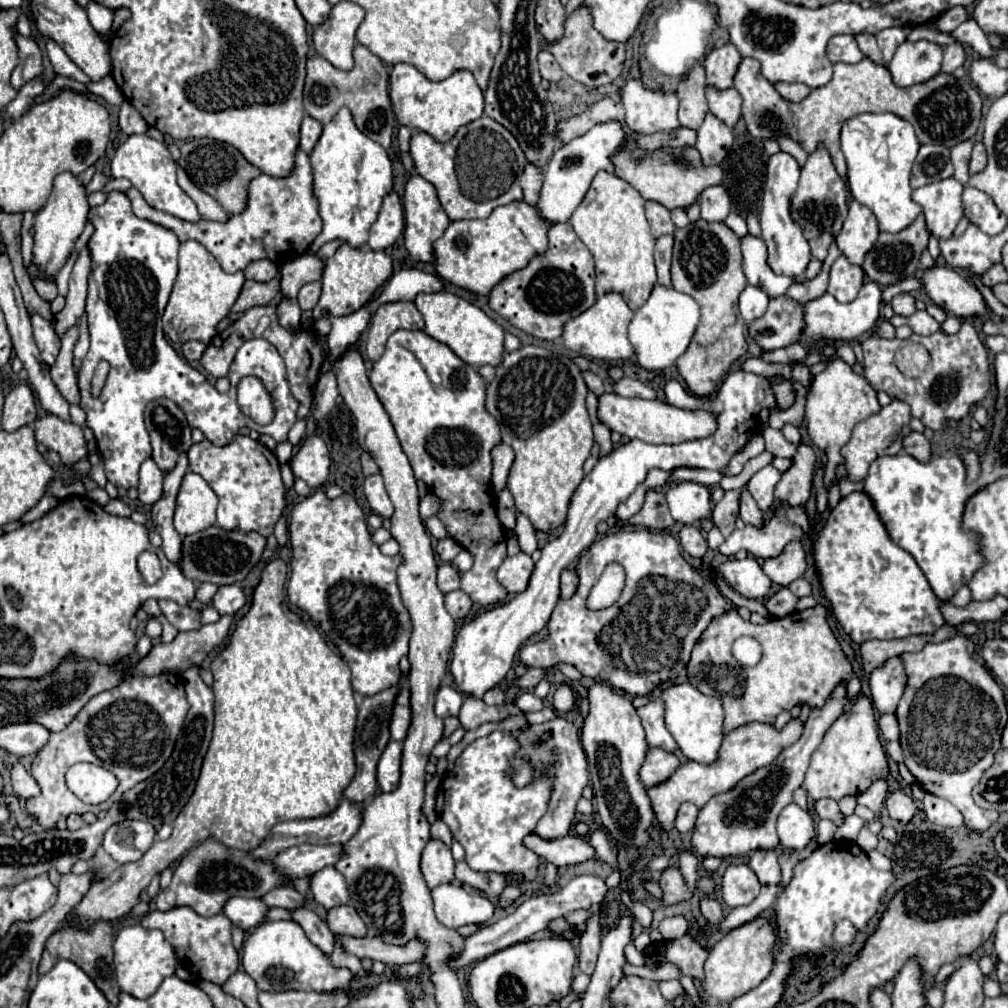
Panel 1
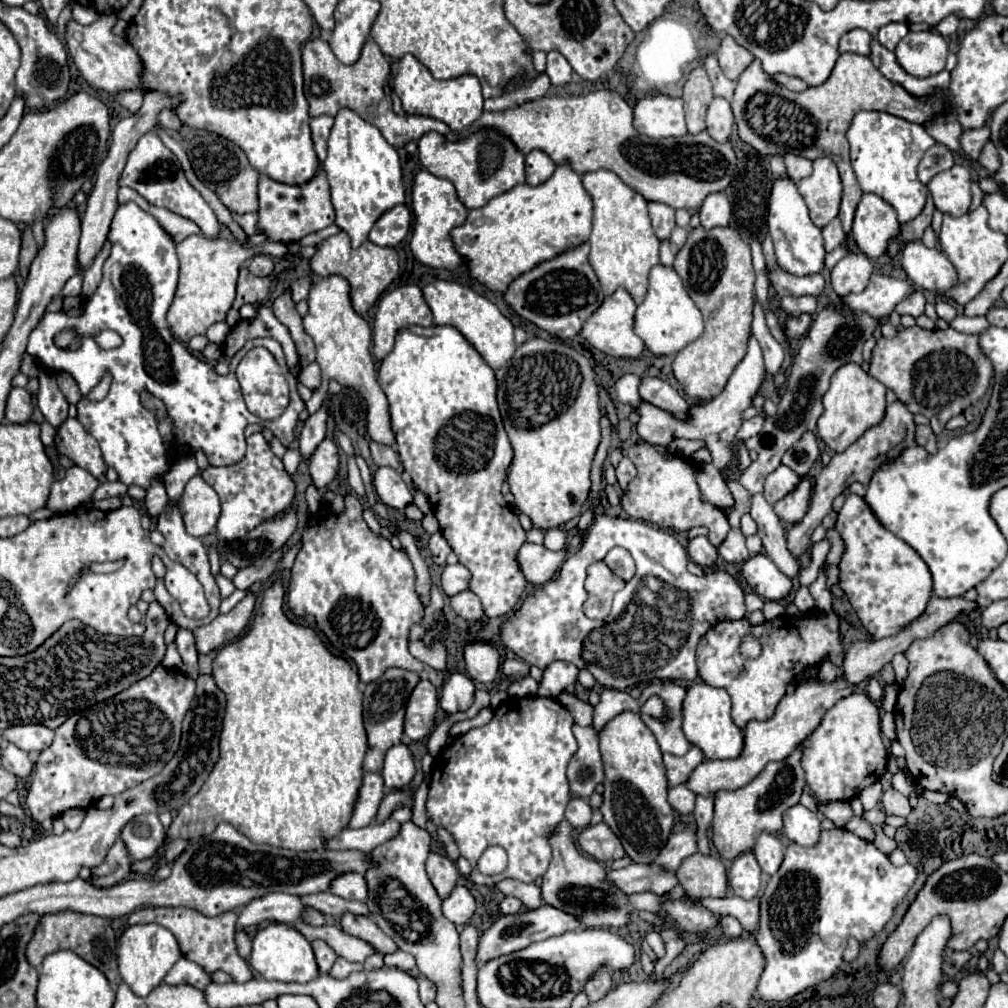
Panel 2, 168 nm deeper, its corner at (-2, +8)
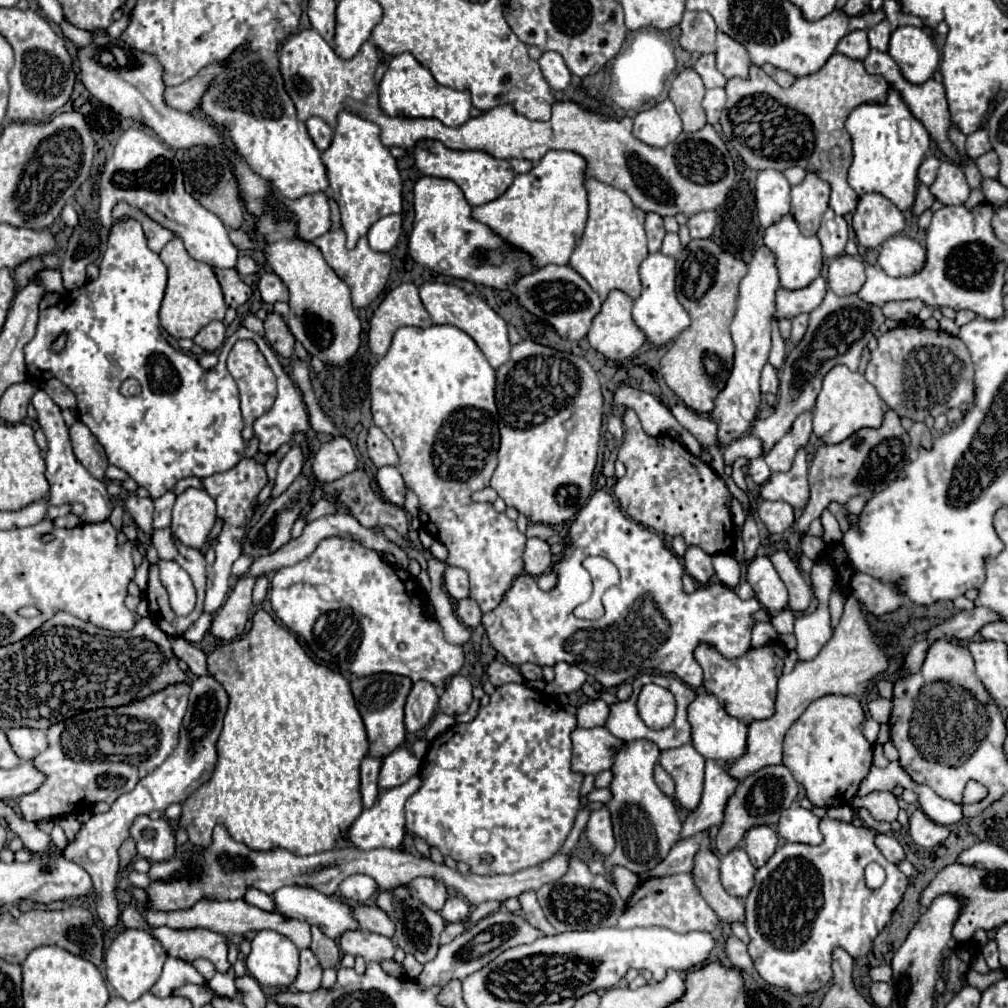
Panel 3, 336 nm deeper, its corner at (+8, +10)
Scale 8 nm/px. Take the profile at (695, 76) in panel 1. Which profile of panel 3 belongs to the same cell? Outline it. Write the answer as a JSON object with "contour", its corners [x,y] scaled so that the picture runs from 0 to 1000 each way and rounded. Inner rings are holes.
{"contour":[[[680,67],[666,81],[664,99],[668,99],[672,113],[678,119],[680,131],[691,131],[701,123],[701,115],[695,105],[697,95],[699,95],[697,79],[693,77],[693,73],[688,67]]]}

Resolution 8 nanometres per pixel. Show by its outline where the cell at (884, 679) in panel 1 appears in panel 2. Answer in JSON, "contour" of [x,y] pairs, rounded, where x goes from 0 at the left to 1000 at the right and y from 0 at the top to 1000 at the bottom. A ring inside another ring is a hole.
{"contour":[[[878,679],[878,687],[876,687],[876,694],[874,694],[878,706],[886,706],[890,688],[892,688],[892,679]]]}

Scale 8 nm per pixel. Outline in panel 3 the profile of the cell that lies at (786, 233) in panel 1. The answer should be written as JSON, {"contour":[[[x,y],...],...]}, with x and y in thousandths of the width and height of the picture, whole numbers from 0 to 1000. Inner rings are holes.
{"contour":[[[779,214],[775,220],[759,228],[759,244],[767,248],[771,254],[771,268],[775,274],[775,284],[779,288],[795,288],[814,272],[816,266],[814,240],[811,238],[811,234],[797,234],[787,214]]]}

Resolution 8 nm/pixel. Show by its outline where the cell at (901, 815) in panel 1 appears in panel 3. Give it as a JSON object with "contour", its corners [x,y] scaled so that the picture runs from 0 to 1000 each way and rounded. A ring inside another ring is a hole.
{"contour":[[[864,786],[860,790],[848,790],[844,794],[844,800],[858,802],[868,813],[878,813],[878,815],[886,815],[892,806],[890,792],[884,786]]]}

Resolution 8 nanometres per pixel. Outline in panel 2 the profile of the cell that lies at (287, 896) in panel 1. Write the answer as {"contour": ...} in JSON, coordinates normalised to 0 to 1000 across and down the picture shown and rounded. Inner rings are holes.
{"contour":[[[320,885],[320,887],[303,887],[299,889],[299,895],[303,899],[309,899],[320,907],[328,907],[328,909],[338,909],[342,905],[350,905],[350,907],[362,907],[366,909],[366,903],[360,895],[348,895],[348,893],[340,893],[328,885]]]}

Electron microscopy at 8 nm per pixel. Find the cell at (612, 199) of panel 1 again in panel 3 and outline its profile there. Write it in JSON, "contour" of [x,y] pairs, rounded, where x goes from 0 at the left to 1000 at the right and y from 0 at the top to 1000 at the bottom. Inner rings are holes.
{"contour":[[[582,177],[580,187],[584,190],[584,218],[576,242],[566,252],[564,264],[584,280],[584,284],[594,292],[596,298],[600,298],[606,288],[618,288],[626,296],[632,296],[636,292],[632,268],[644,252],[638,226],[640,210],[632,206],[620,190],[604,183]]]}

